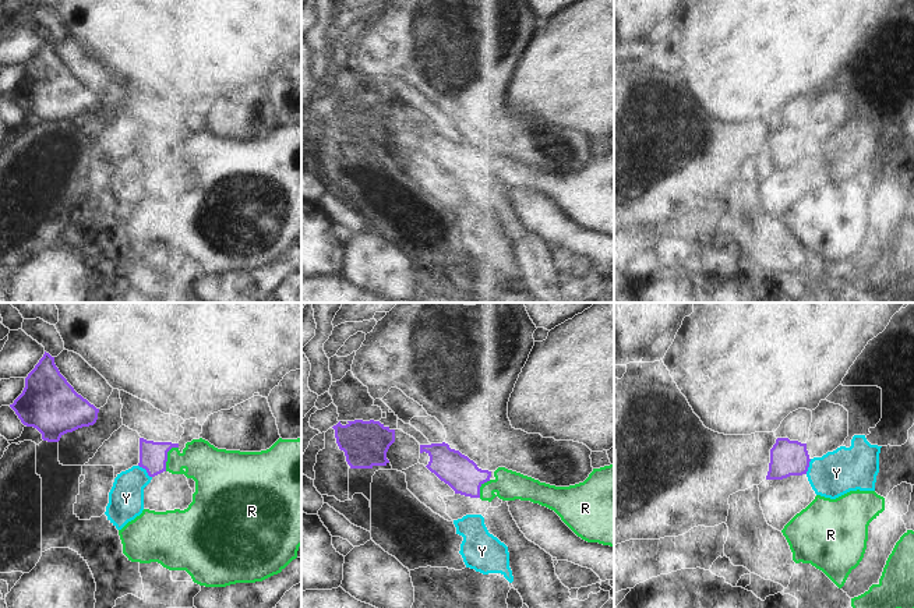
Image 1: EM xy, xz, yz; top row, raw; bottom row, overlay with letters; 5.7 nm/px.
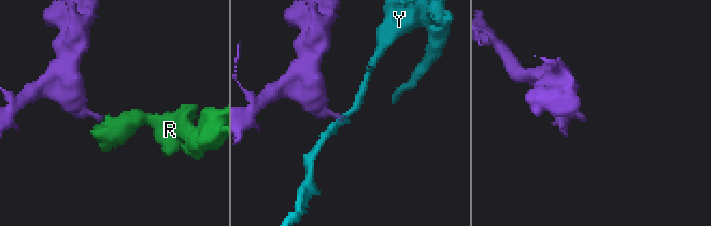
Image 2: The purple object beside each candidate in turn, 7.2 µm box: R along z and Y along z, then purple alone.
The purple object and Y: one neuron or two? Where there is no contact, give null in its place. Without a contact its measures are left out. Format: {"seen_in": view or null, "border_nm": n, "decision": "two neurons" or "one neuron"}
{"seen_in": "xy", "border_nm": 110, "decision": "two neurons"}

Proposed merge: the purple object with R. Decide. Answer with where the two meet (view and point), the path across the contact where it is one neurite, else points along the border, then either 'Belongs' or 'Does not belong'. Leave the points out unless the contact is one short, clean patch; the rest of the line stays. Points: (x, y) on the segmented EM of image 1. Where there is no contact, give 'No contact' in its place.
Touches purple at xy (166, 456). Path across: xy (152, 455), (166, 456), (208, 466). Belongs

